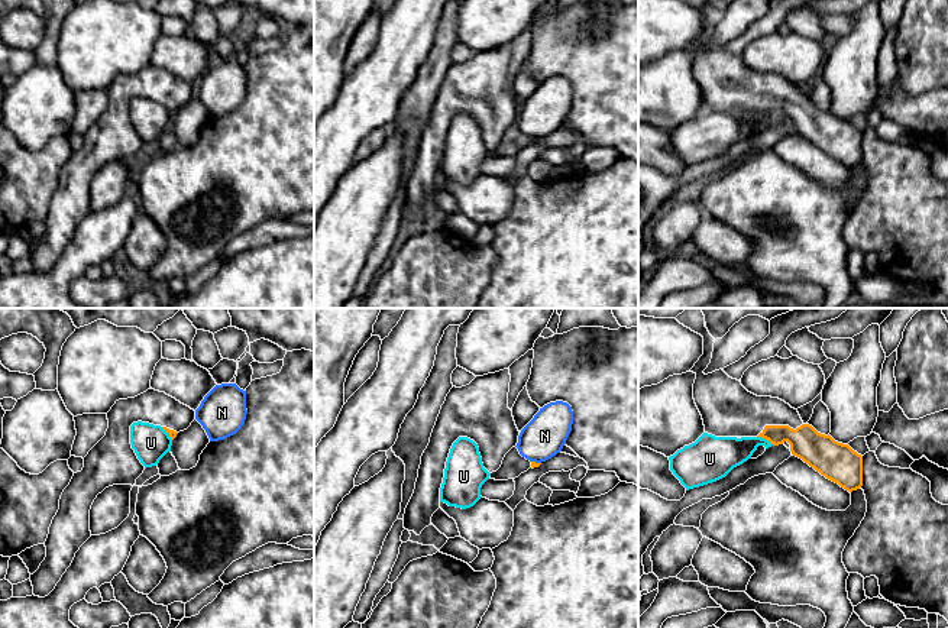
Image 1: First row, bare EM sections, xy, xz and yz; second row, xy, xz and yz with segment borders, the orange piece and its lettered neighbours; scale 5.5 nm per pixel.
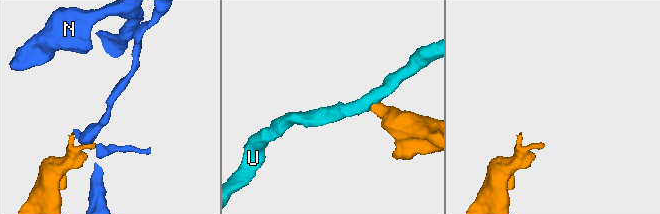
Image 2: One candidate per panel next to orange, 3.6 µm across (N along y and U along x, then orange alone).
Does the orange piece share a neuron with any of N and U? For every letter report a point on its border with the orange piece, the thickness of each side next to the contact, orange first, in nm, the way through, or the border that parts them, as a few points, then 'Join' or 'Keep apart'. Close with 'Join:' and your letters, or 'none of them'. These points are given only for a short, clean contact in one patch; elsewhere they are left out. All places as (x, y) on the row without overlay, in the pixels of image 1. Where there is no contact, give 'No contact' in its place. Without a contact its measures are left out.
N: Touches orange at xz (534, 138). Thickness 30 nm (orange) against 240 nm. Boundary: xz (531, 136), (540, 139). Keep apart
U: Touches orange at yz (766, 115). Thickness 180 nm (orange) against 190 nm. Boundary: yz (757, 112), (775, 120). Keep apart
Join: none of them

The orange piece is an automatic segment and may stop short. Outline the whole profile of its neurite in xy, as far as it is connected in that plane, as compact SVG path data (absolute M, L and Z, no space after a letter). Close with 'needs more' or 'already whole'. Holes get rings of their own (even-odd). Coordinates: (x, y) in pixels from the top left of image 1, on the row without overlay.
M155 65L119 75L107 88L106 111L84 133L84 143L74 149L59 175L45 217L46 233L30 250L33 271L48 272L71 242L75 229L91 213L90 185L106 164L132 161L145 142L130 120L130 101L142 97L161 101L174 116L195 96L195 87Z; needs more

